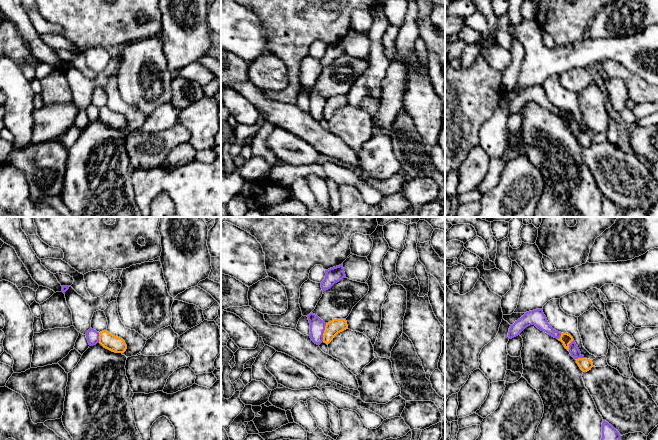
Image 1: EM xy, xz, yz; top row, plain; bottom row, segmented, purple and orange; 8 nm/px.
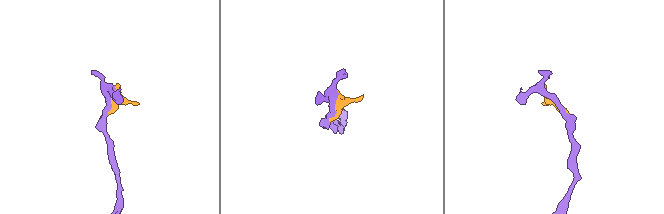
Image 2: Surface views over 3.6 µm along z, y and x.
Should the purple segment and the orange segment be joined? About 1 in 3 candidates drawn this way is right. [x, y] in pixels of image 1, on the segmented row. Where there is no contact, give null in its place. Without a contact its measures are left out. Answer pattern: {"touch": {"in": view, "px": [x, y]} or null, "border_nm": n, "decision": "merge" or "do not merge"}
{"touch": {"in": "xz", "px": [323, 332]}, "border_nm": 160, "decision": "do not merge"}

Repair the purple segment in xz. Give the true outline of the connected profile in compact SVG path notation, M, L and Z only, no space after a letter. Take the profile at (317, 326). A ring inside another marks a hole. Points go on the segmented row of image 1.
M313 313L307 317L310 323L310 338L315 344L320 345L323 342L326 323Z

